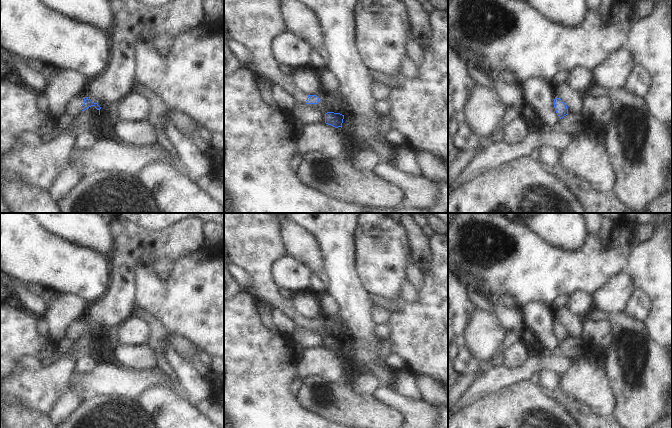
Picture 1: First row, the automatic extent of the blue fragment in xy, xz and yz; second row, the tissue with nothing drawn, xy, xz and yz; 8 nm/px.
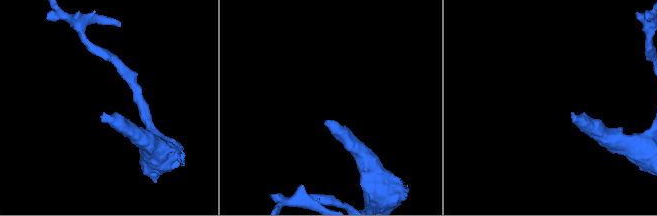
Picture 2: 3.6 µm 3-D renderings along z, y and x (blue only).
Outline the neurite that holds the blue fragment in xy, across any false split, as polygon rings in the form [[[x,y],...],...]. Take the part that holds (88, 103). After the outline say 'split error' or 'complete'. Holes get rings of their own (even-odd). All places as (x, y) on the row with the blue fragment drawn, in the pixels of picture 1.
[[[81,93],[69,101],[67,113],[75,116],[91,106],[94,106],[100,115],[101,107],[97,103],[92,102],[84,93]]]; split error

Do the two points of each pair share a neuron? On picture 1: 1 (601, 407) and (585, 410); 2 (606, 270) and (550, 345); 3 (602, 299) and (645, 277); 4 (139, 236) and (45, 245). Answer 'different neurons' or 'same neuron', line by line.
1: different neurons
2: different neurons
3: different neurons
4: different neurons

